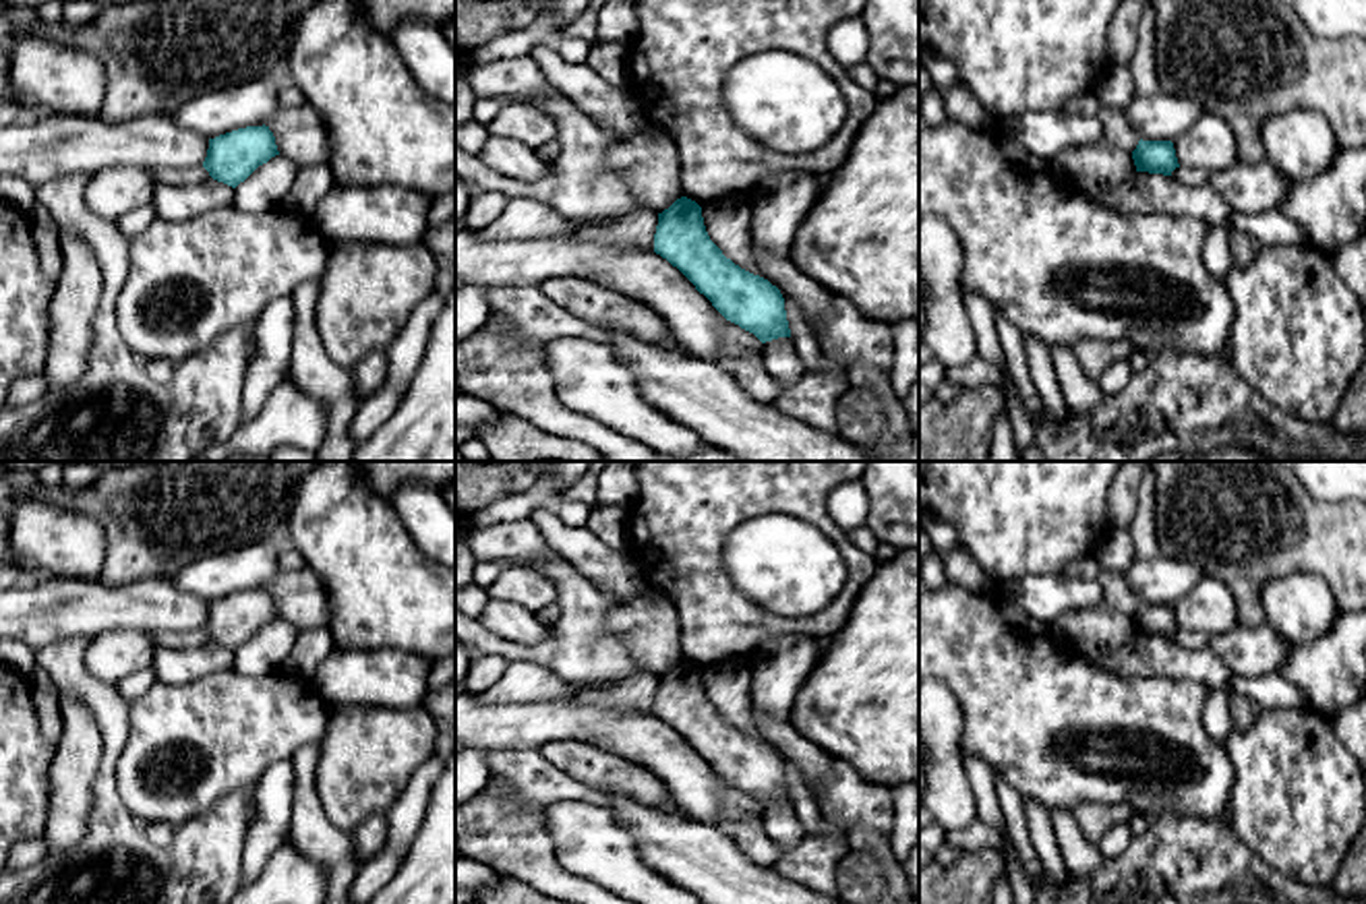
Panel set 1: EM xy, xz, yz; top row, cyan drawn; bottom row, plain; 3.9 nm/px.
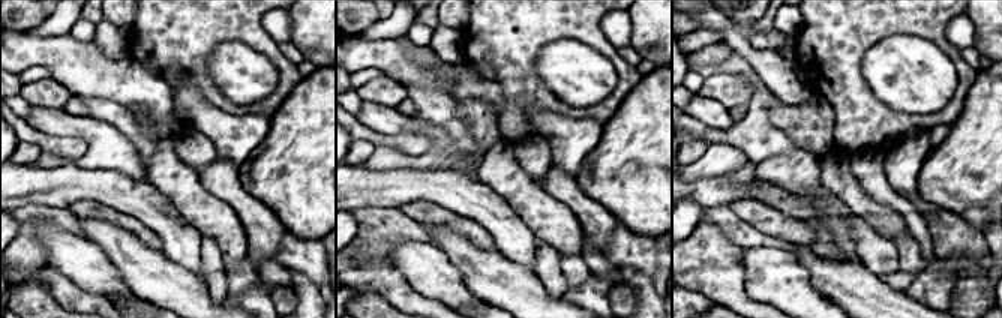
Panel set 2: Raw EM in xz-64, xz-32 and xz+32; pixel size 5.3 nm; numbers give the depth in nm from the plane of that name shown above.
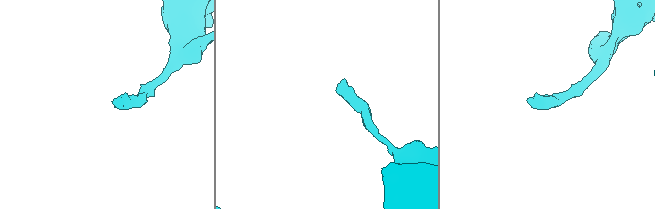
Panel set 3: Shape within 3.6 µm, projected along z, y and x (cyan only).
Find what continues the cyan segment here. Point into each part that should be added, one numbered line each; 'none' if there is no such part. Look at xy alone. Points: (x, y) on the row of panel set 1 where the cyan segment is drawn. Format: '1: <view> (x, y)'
none

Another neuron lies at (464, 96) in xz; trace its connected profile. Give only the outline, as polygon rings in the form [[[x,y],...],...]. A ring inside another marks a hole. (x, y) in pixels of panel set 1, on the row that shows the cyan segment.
[[[455,50],[455,126],[462,126],[472,120],[472,108],[478,95],[457,74],[457,58],[459,58],[459,52]]]

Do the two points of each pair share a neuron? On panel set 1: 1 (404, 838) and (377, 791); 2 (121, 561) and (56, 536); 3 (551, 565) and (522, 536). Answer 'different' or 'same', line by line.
1: different
2: different
3: same

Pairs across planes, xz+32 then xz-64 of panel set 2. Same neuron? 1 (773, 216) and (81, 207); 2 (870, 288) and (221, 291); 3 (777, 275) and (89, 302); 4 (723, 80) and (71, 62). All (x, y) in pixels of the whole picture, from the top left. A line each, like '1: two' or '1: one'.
1: one
2: two
3: two
4: two

